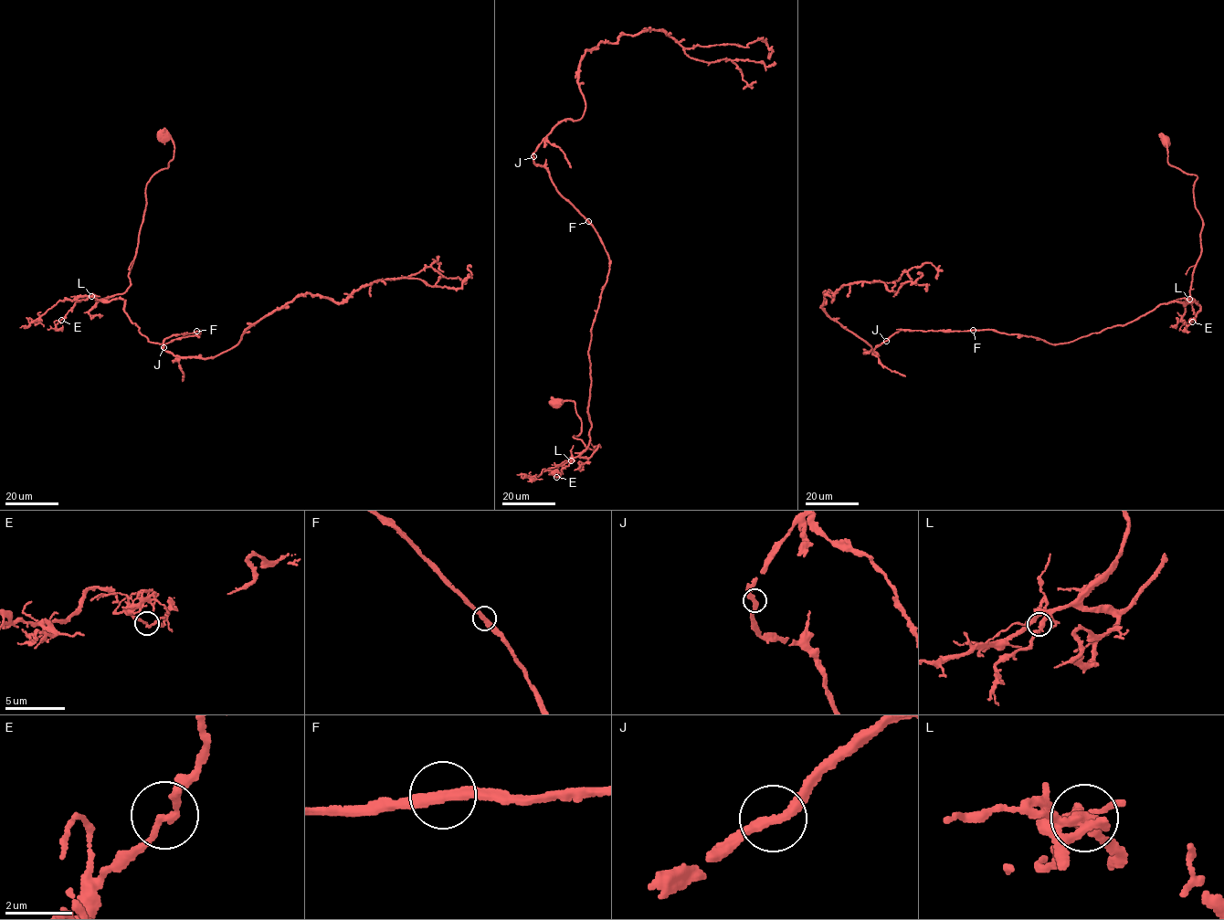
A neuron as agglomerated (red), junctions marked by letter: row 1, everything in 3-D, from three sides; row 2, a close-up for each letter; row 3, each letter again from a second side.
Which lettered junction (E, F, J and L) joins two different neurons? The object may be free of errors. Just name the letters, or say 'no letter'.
no letter

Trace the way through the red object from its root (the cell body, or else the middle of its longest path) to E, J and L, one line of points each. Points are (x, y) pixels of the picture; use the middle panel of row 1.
E: (555, 404), (574, 401), (581, 429), (573, 438), (593, 450), (599, 444), (590, 457), (575, 457), (556, 476)
J: (555, 404), (574, 401), (573, 438), (599, 444), (590, 457), (588, 352), (609, 257), (533, 156)
L: (555, 404), (574, 401), (581, 429), (573, 438), (593, 450), (599, 444), (590, 457), (571, 460)

